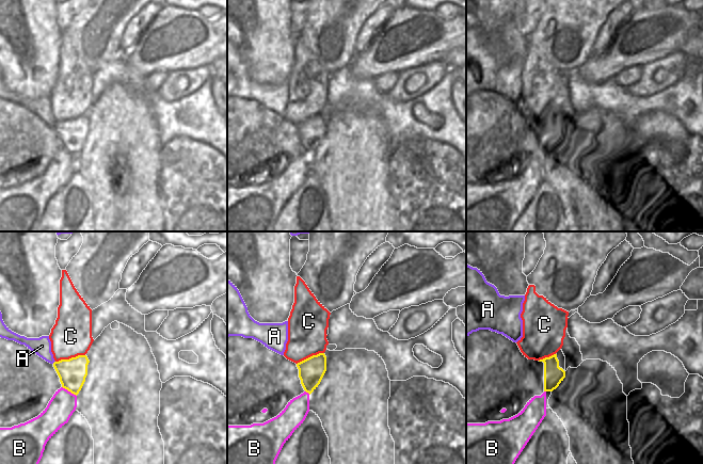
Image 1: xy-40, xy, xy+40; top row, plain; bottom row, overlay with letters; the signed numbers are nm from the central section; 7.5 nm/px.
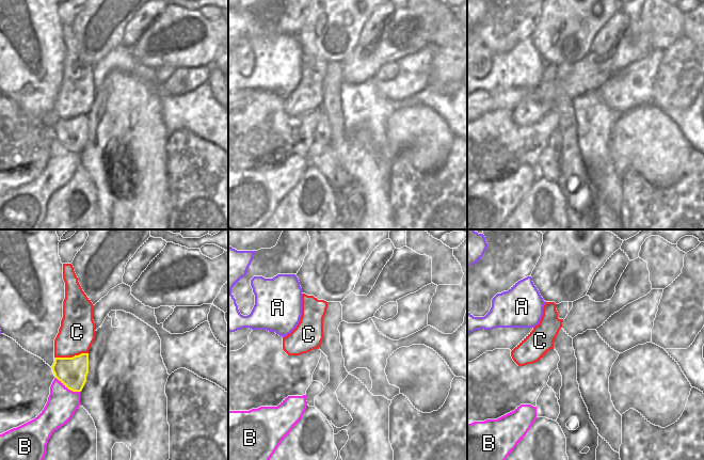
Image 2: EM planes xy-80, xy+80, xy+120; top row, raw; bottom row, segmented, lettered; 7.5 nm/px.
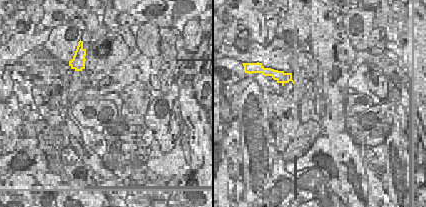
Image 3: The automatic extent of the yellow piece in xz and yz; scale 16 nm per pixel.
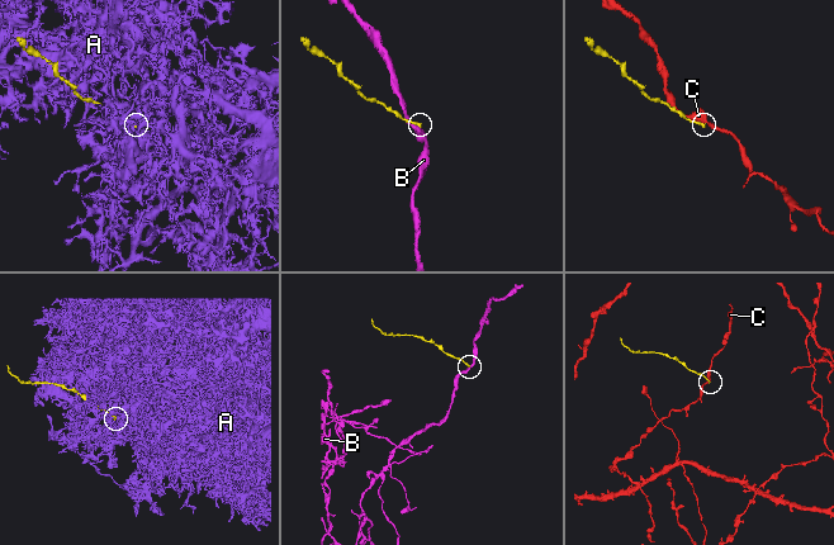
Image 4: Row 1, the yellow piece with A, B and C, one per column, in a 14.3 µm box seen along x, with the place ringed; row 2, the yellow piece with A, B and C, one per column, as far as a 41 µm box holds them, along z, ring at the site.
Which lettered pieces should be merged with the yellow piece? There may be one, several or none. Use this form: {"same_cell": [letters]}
{"same_cell": []}

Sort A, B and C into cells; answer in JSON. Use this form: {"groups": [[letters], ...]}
{"groups": [["A"], ["B"], ["C"]]}

